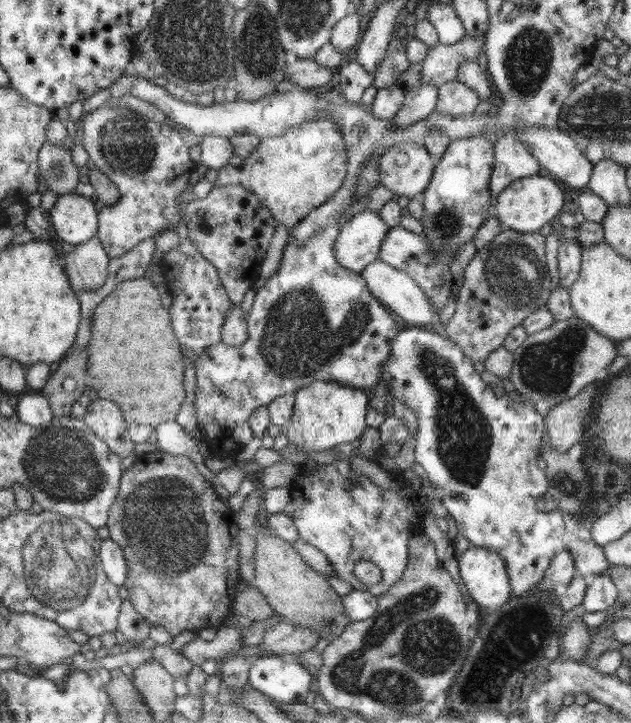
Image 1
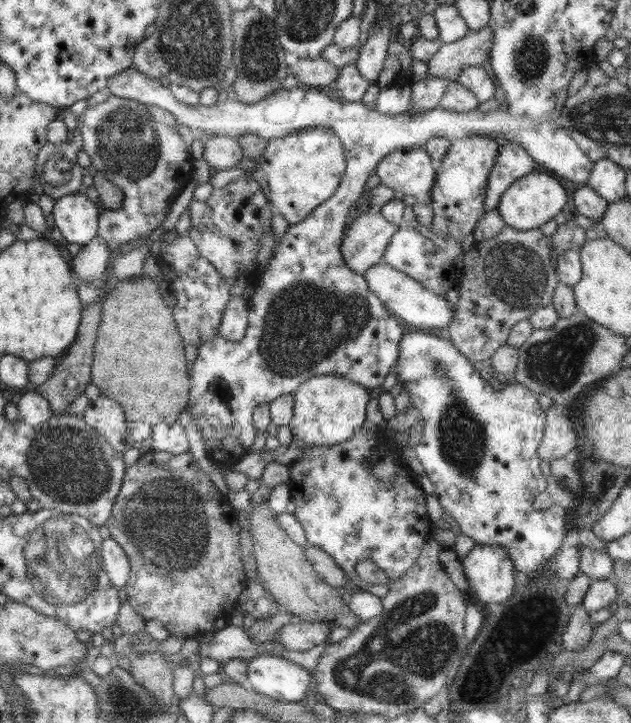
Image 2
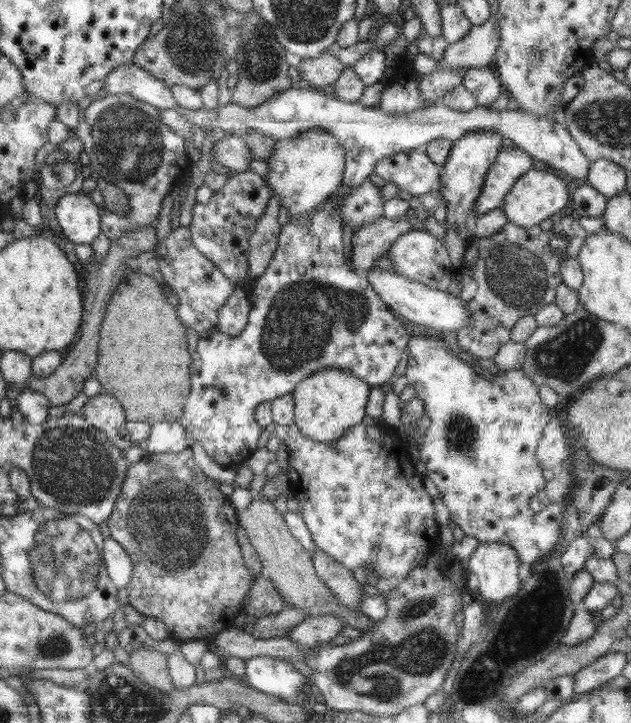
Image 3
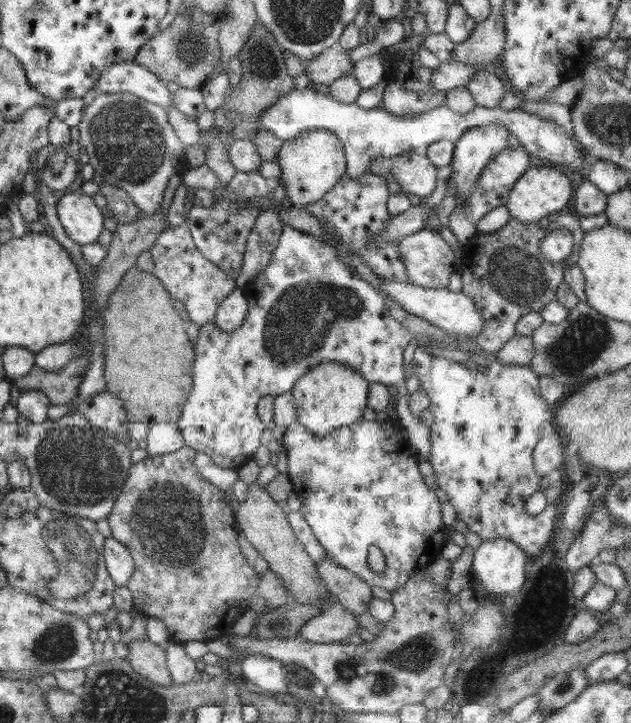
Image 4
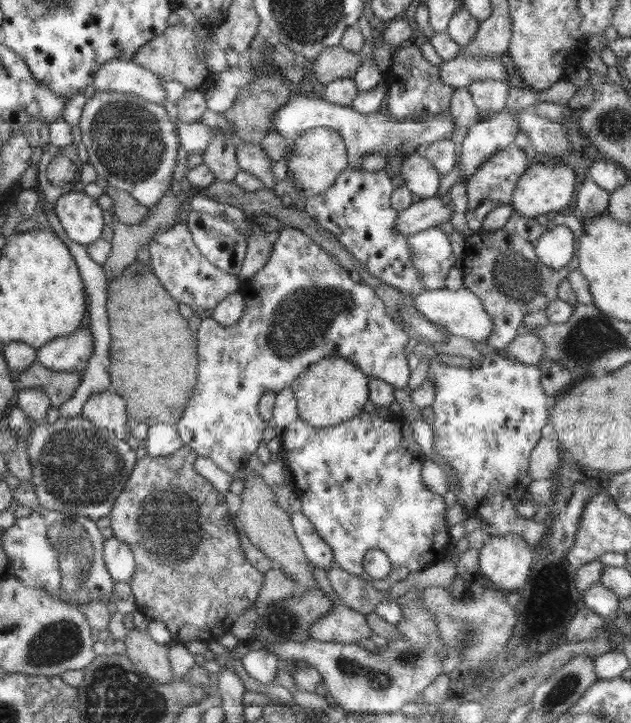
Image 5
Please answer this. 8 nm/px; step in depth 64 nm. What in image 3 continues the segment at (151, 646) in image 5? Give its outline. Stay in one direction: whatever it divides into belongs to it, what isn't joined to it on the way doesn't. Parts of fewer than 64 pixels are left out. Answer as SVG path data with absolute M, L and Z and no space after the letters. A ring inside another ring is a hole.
M141 647L131 652L129 667L133 673L148 686L171 692L173 680L167 665L167 656L156 649Z

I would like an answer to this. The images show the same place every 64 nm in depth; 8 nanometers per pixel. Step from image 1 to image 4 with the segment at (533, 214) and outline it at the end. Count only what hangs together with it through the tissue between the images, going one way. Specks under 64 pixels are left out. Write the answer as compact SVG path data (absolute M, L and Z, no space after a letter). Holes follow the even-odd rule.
M544 164L541 167L530 167L526 170L509 192L505 205L508 207L511 218L517 218L526 224L537 223L544 216L547 217L552 212L559 212L566 208L573 192L570 178L566 173L558 171L554 166Z

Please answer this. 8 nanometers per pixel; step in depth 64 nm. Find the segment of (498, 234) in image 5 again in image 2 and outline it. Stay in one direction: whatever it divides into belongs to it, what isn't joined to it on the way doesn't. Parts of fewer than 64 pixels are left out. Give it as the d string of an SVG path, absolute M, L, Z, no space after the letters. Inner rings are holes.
M573 222L557 224L552 236L544 236L539 229L516 230L511 226L504 226L499 234L492 239L475 243L474 249L466 254L464 267L460 275L459 299L453 312L454 324L450 326L451 340L458 350L472 362L483 360L489 362L497 348L506 345L510 329L521 320L529 319L540 307L550 305L555 286L559 282L557 270L550 265L549 252L554 248L556 254L566 250L579 250L587 240L598 239L602 230L590 222L586 227L580 227Z

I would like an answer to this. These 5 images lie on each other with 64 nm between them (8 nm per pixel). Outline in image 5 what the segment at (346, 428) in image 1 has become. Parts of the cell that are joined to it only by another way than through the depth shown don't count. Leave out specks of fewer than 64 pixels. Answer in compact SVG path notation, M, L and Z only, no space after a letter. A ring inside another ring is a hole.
M340 356L321 358L301 372L290 386L297 400L299 418L314 428L336 426L354 418L368 402L368 381L369 377L350 359Z

